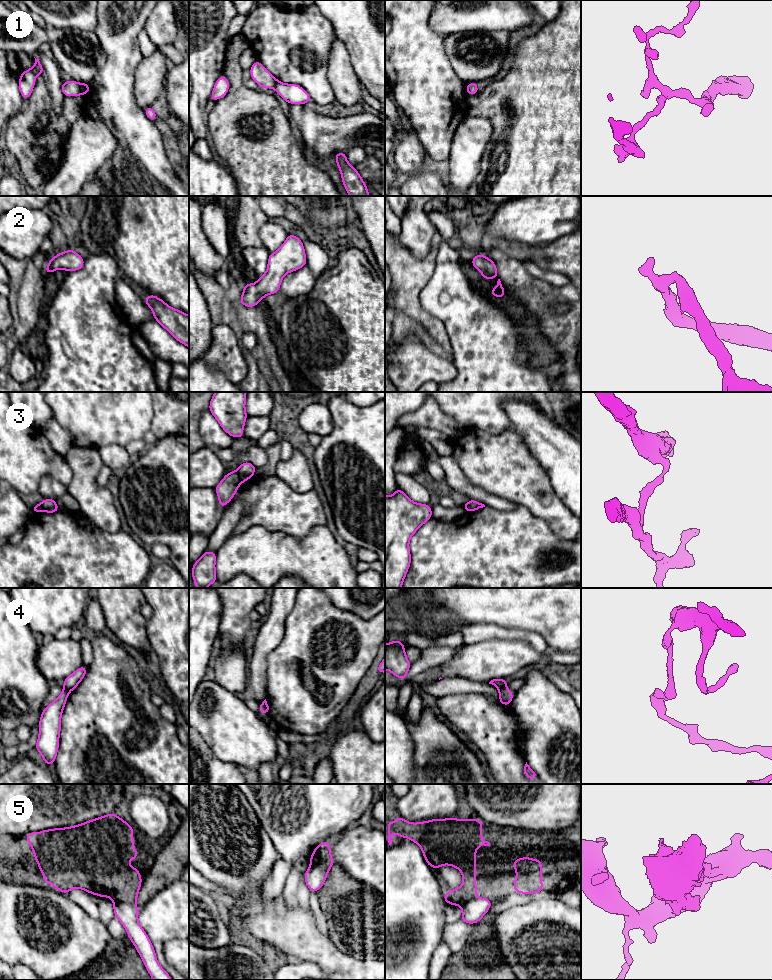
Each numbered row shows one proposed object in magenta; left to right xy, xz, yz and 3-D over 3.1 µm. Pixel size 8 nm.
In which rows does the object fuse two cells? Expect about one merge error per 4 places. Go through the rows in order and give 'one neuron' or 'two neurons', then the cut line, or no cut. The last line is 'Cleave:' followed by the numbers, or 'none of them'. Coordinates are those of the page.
1: two neurons | xy (79, 84), (81, 93)
2: one neuron | no cut
3: two neurons | xz (235, 471), (241, 481)
4: two neurons | xz (262, 702), (266, 713)
5: two neurons | xy (114, 901), (127, 901), (134, 904)
Cleave: 1, 3, 4, 5

